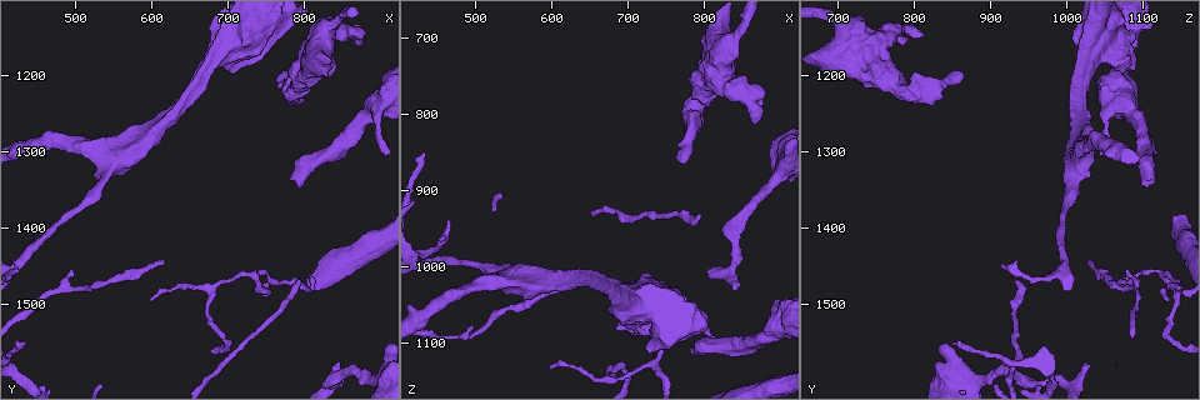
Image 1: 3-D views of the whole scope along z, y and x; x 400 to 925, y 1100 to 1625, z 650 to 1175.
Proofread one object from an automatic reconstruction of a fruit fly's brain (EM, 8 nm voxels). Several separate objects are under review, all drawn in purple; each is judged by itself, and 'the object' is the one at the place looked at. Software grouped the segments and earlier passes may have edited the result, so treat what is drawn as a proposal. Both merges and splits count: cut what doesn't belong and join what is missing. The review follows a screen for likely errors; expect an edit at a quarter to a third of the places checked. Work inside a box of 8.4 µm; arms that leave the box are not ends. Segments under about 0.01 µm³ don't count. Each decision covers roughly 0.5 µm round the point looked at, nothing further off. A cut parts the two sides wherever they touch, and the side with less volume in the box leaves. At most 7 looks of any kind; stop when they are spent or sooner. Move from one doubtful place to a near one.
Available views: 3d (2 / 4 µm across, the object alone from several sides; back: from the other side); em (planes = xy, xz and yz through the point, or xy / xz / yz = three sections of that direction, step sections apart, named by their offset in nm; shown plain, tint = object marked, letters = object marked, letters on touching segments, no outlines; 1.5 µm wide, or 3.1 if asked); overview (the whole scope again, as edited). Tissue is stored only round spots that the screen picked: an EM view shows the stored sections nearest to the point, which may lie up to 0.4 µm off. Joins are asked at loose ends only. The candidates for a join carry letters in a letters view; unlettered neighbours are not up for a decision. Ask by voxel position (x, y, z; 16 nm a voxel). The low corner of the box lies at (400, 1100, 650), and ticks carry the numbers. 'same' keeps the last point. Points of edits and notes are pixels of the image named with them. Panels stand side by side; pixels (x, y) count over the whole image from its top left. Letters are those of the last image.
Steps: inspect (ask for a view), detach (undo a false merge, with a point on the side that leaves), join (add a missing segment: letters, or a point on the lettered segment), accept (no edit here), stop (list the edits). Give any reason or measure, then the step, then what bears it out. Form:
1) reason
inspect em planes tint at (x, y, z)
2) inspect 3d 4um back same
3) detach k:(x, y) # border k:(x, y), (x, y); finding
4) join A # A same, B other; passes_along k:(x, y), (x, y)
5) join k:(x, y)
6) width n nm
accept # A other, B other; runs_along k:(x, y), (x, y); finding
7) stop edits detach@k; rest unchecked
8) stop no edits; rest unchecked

thin end
inspect em planes letters at (490, 1460, 1080)

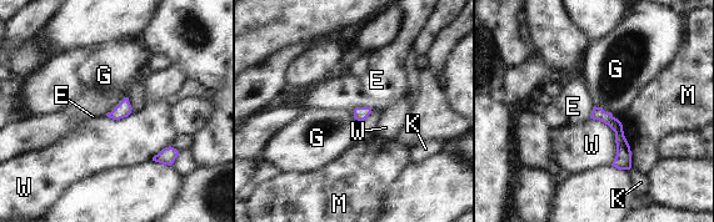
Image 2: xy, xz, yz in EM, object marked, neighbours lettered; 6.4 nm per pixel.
width 80 nm; longest_contact W 340 nm
accept # E other, G other, K other, M other, W other; none of them fits

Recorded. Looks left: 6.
inspect 3d 2um back at (790, 1345, 1100)

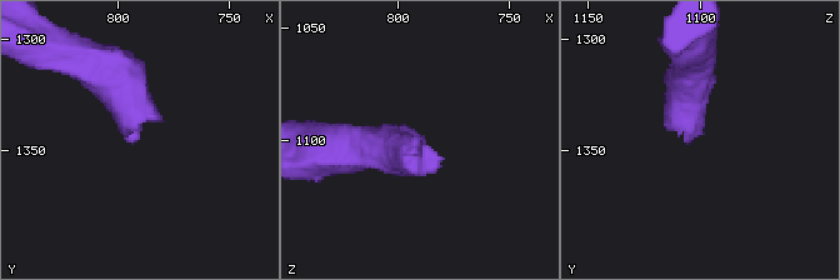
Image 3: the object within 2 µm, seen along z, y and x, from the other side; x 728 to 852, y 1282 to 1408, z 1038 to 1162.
shape alone is not enough
inspect em planes letters at (791, 1345, 1102)

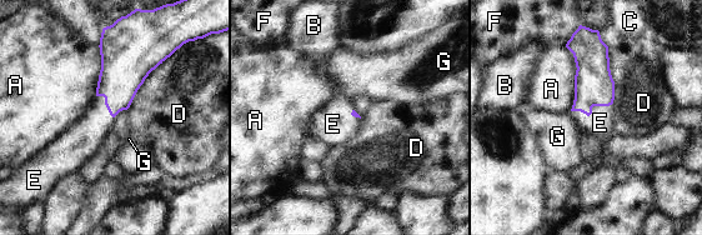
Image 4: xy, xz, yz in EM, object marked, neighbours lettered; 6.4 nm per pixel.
join E # A other, B other, C other, D other, E same, F other, G other; passes_along 4:(593, 85), (591, 110), (600, 123); the neuron continues

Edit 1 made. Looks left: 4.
tapers out
inspect em yz step 8 plain at (845, 1575, 1025)

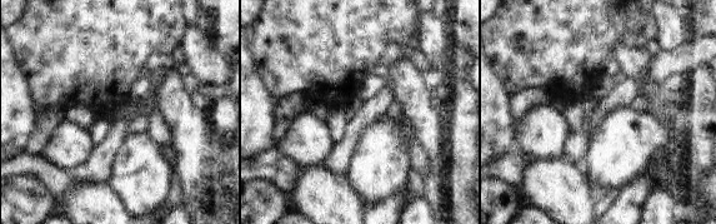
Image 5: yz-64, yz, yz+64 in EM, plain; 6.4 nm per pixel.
see the neighbours
inspect em yz step 8 letters same

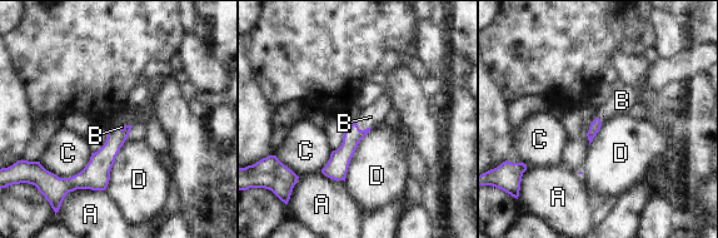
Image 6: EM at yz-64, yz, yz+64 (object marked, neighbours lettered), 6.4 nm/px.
join B # A other, B same, C other, D other; passes_along 6:(339, 160), (362, 130), (370, 117); the neuron continues

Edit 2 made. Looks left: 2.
stop edits join@4, join@6; rest unchecked

